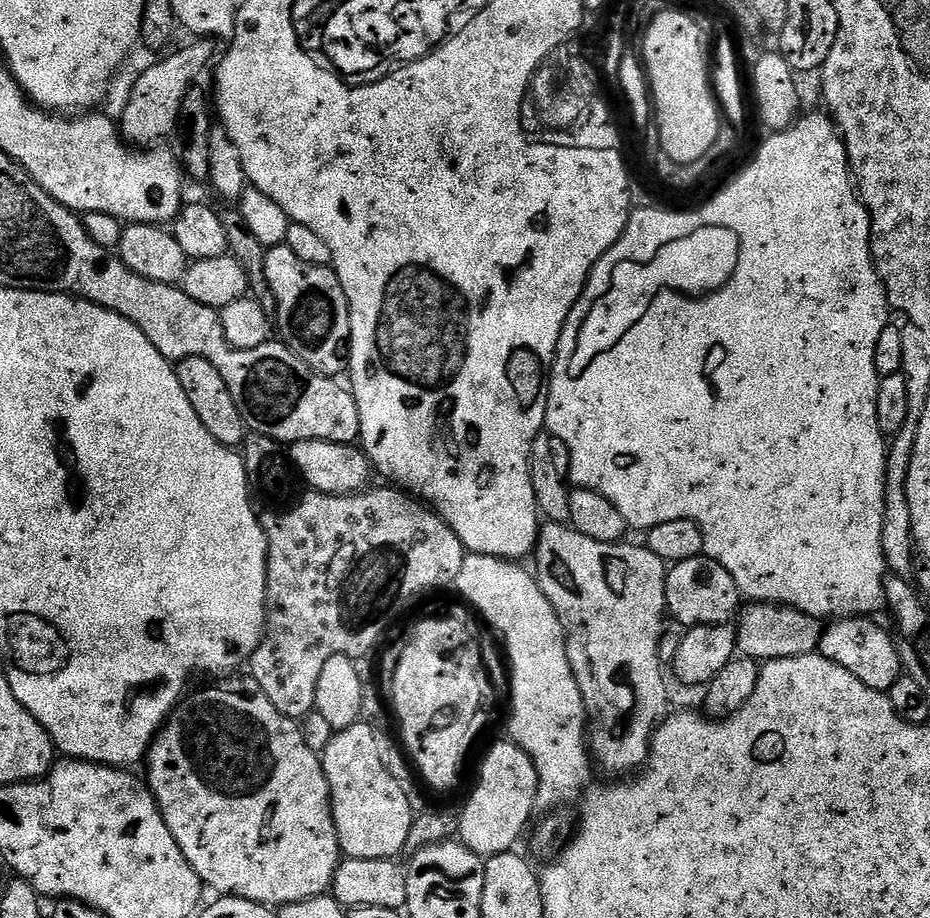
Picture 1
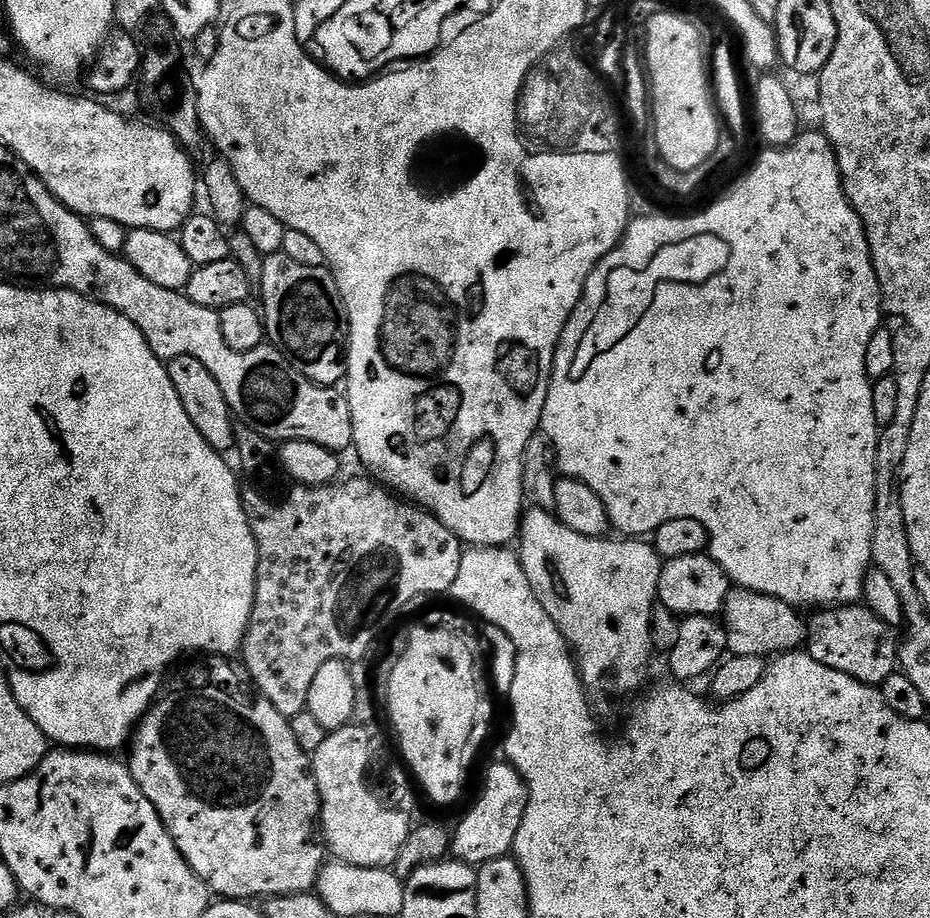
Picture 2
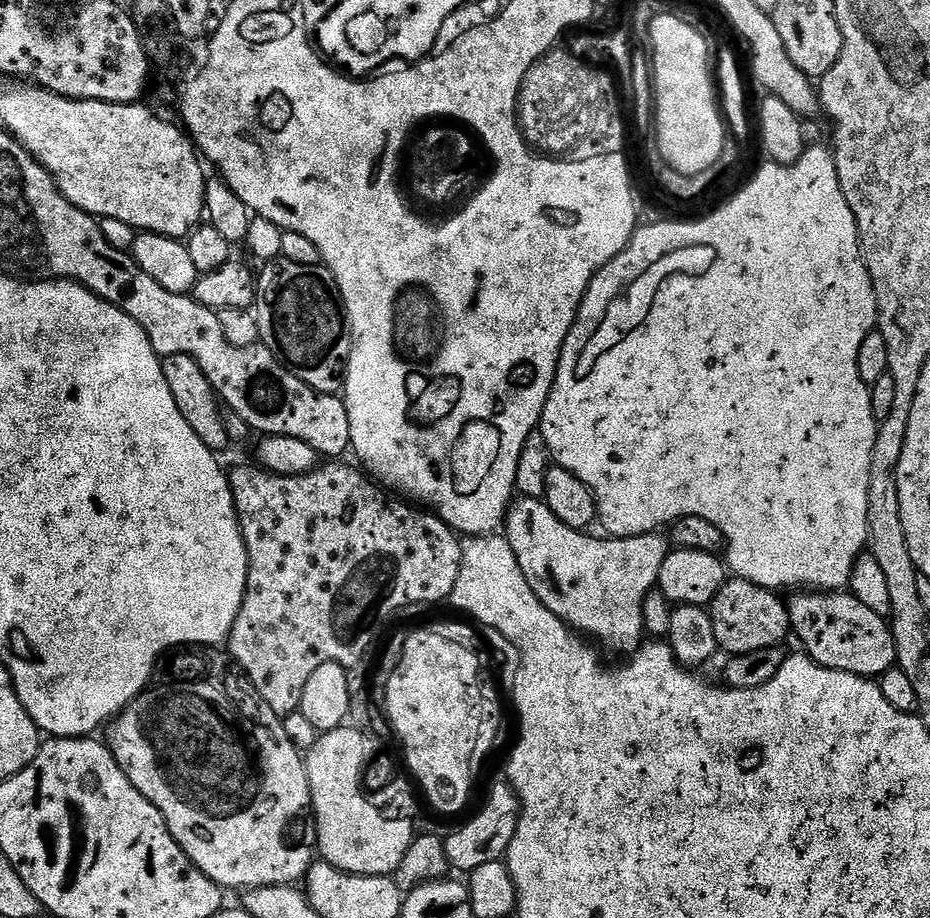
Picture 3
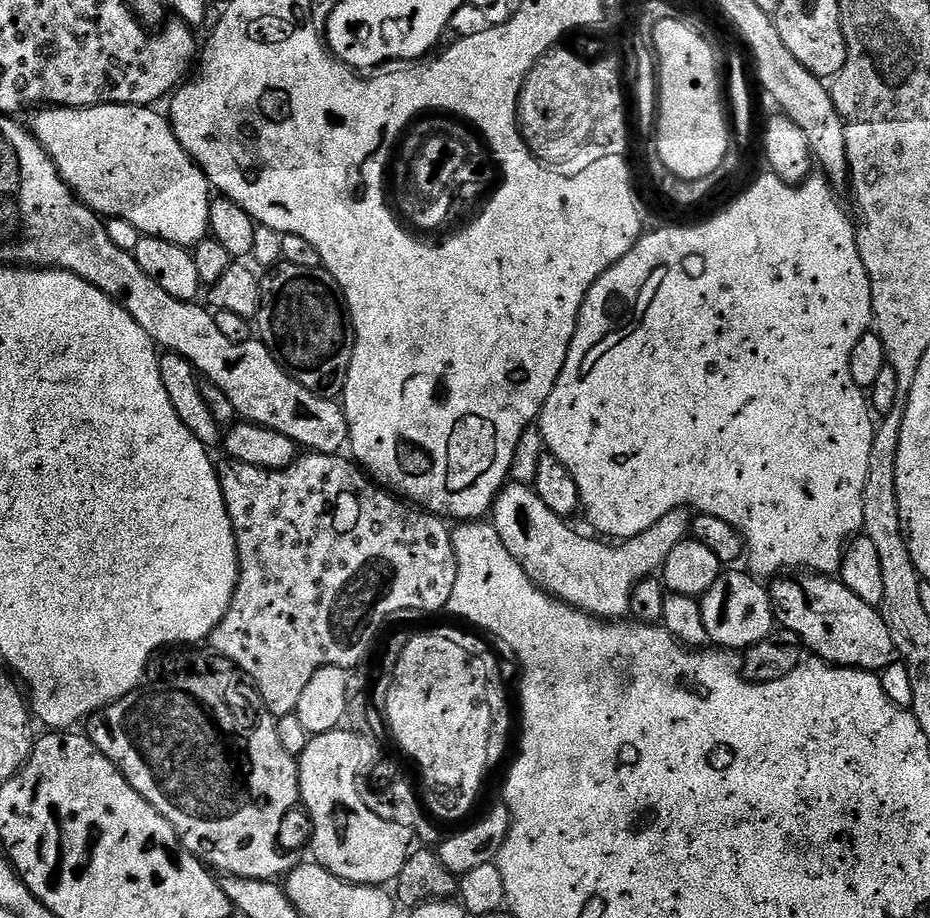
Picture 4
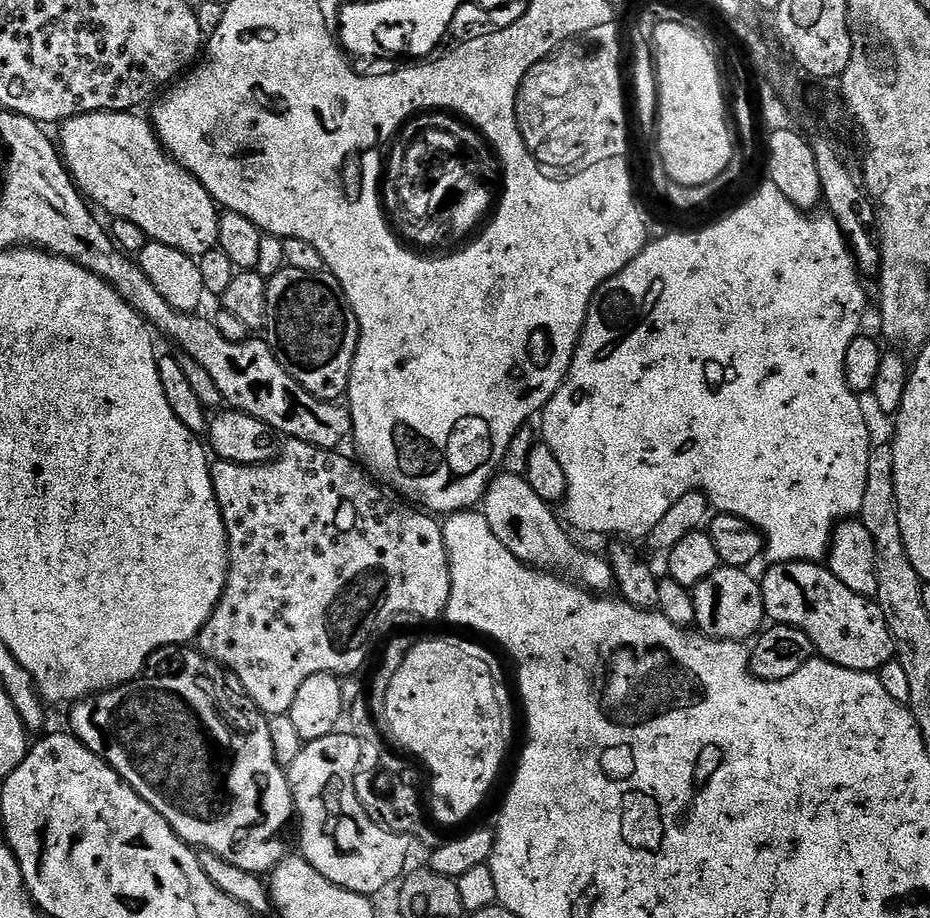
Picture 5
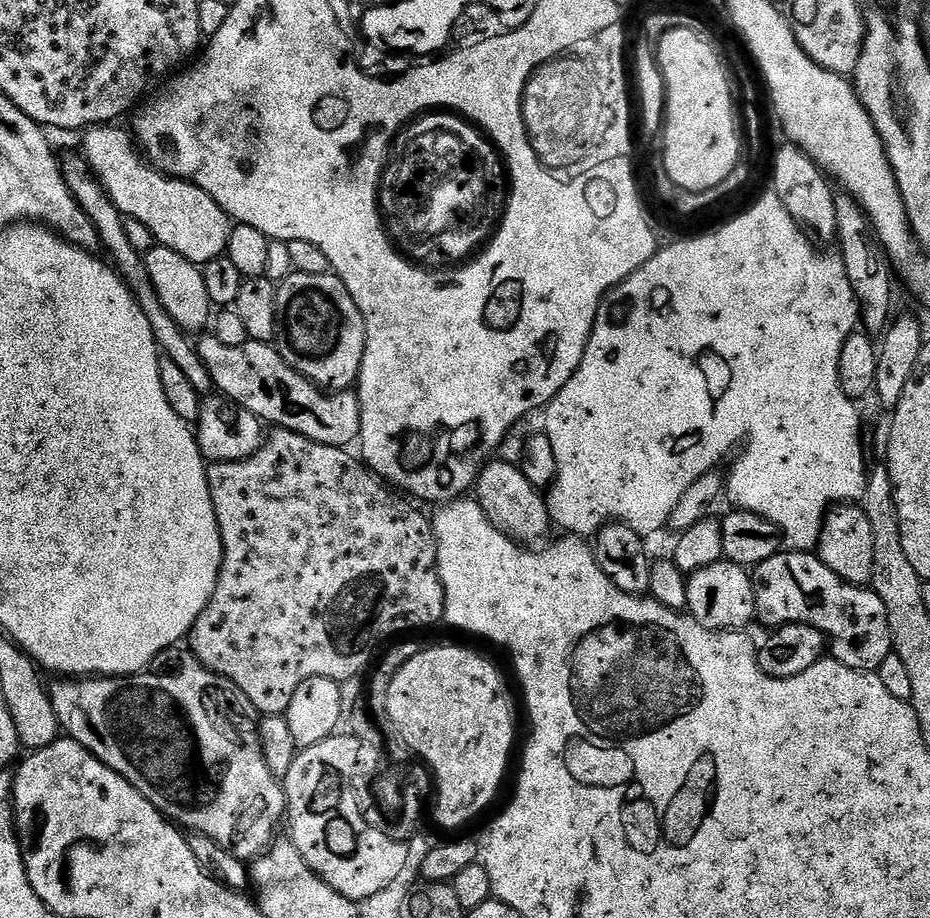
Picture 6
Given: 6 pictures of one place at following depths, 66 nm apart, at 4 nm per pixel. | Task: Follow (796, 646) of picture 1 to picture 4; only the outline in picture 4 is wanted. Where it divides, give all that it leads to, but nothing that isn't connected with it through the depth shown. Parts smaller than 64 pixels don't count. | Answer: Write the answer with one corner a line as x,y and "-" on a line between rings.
736,570
721,571
714,586
710,586
710,590
706,590
706,594
699,597
702,622
706,622
706,634
717,649
747,650
762,642
762,638
766,638
774,630
772,597
769,589
765,585
763,588
760,585
763,583
755,575
747,571
732,571

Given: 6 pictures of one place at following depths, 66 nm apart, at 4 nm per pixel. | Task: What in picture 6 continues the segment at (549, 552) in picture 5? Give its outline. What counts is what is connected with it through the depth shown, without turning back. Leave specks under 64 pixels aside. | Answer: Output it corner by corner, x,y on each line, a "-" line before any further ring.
497,458
489,459
476,479
474,499
480,504
488,521
521,546
539,545
548,528
553,527
545,497
534,485
526,482
526,474
522,474
517,465
507,464

